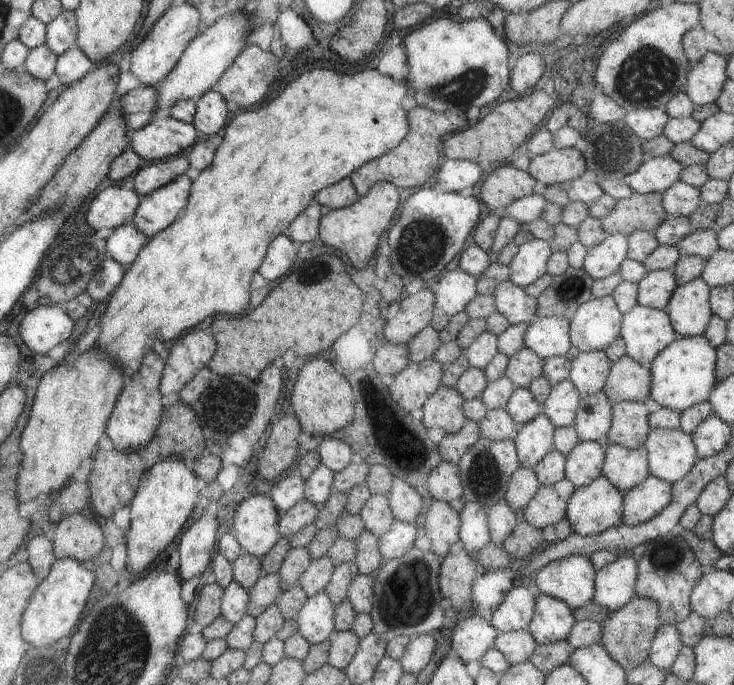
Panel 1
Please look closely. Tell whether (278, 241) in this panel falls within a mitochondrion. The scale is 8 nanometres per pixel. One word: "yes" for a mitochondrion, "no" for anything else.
no

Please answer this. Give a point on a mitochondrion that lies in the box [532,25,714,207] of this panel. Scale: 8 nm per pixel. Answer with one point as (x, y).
(647, 75)

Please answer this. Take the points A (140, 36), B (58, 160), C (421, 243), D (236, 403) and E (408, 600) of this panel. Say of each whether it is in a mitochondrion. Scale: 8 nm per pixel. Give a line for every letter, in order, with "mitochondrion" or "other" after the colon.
A: other
B: other
C: mitochondrion
D: mitochondrion
E: mitochondrion

